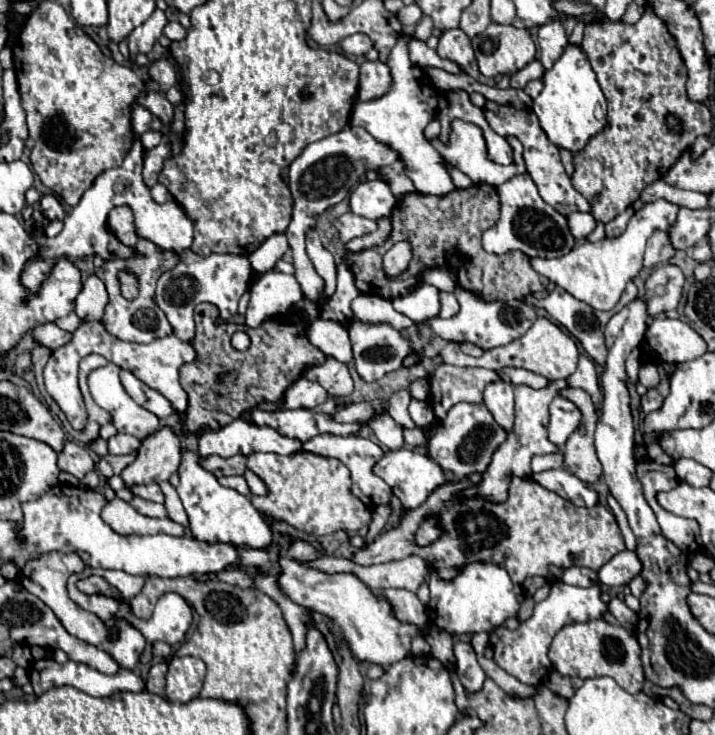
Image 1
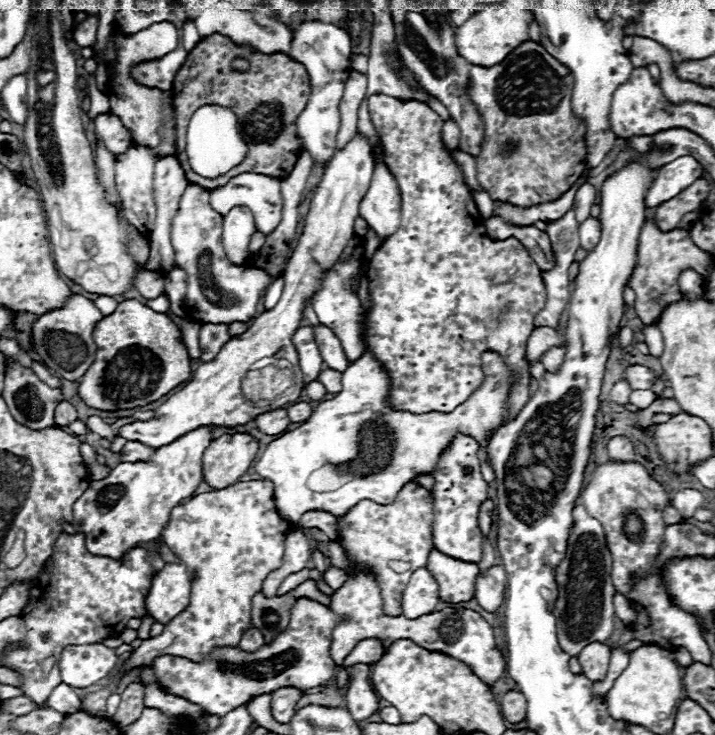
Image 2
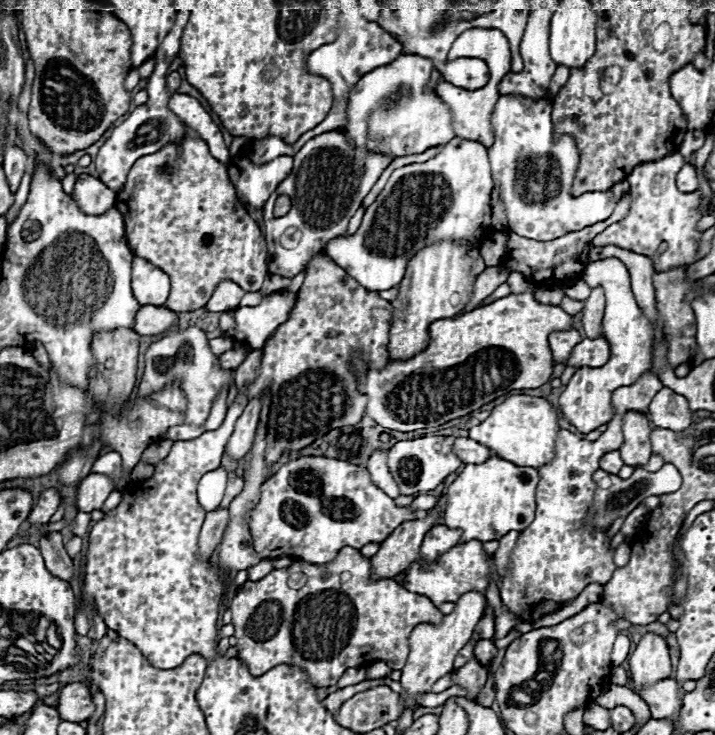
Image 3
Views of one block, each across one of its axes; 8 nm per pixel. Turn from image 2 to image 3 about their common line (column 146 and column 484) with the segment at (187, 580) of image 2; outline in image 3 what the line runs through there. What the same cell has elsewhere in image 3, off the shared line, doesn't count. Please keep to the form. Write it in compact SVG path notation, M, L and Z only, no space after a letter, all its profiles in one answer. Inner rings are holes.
M470 590L470 592L462 594L460 600L454 602L452 614L446 614L440 624L418 624L412 630L412 634L410 634L410 656L408 656L406 666L402 668L402 678L400 678L400 684L404 686L404 692L406 692L406 694L402 694L406 708L408 706L418 708L418 702L414 700L414 696L430 692L432 684L438 678L442 678L442 676L446 676L454 670L454 666L452 666L454 658L460 652L460 648L470 640L476 624L484 616L486 604L488 602L486 602L482 592Z

